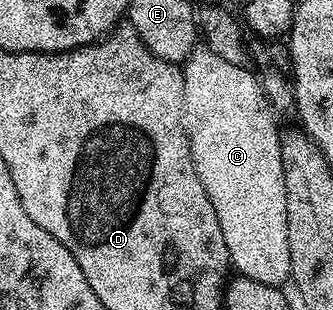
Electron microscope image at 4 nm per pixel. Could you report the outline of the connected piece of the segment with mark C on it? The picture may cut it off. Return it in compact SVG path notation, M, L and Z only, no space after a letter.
M207 45L197 46L196 50L184 60L184 128L188 131L190 153L194 161L194 169L202 181L202 189L206 189L206 197L210 197L210 205L214 205L214 213L218 213L218 225L222 228L222 238L226 241L226 249L230 253L230 261L237 276L262 281L266 285L280 287L289 282L292 270L290 269L290 237L286 237L286 181L282 169L282 149L280 148L281 128L276 128L278 116L272 111L266 96L263 93L261 80L251 75L248 67L230 65L223 57L218 57Z

